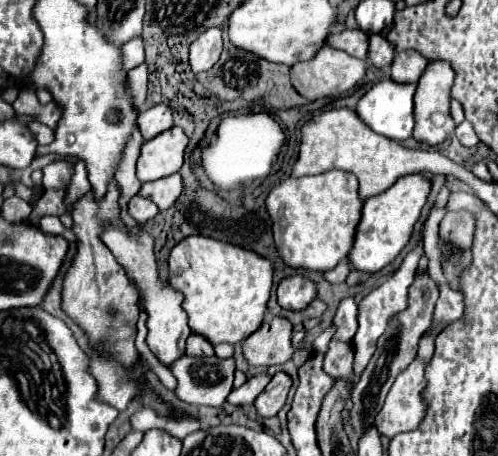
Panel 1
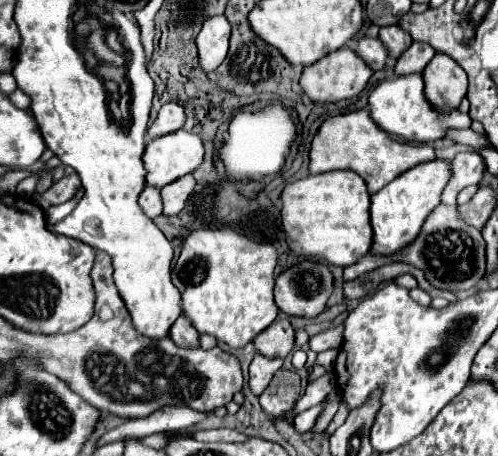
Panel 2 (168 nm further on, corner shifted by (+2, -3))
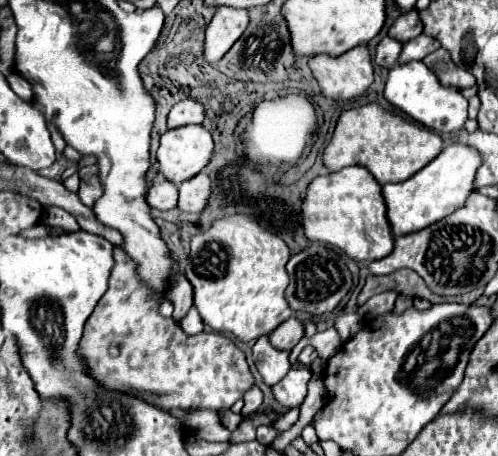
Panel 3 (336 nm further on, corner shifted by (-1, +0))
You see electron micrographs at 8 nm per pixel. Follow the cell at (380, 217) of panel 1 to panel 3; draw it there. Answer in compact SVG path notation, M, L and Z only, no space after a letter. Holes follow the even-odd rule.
M450 144L412 178L398 184L384 184L382 190L394 236L422 230L442 220L444 216L450 216L452 212L456 212L456 208L462 208L464 200L468 200L468 196L476 192L474 178L480 164L482 156L476 148L466 144Z

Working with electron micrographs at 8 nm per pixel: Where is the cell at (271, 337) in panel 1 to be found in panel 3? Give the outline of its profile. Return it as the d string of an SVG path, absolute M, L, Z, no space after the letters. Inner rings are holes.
M292 316L284 324L280 324L280 328L276 328L276 332L270 334L270 342L274 348L290 352L302 336L304 336L304 324Z

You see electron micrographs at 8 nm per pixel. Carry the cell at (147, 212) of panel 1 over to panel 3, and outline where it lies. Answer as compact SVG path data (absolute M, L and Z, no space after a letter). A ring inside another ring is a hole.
M158 178L158 180L150 186L148 196L146 196L146 202L148 202L152 208L158 208L158 210L176 208L176 204L178 204L178 188L176 188L172 182Z

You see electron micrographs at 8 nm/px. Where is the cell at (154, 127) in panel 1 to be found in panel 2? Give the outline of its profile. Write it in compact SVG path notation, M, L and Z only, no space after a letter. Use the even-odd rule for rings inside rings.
M165 103L165 105L159 109L159 115L157 115L157 119L153 121L153 125L147 129L147 137L149 137L149 139L155 139L155 137L161 137L161 135L173 133L173 131L181 129L183 123L185 123L183 107L177 105L177 103Z

